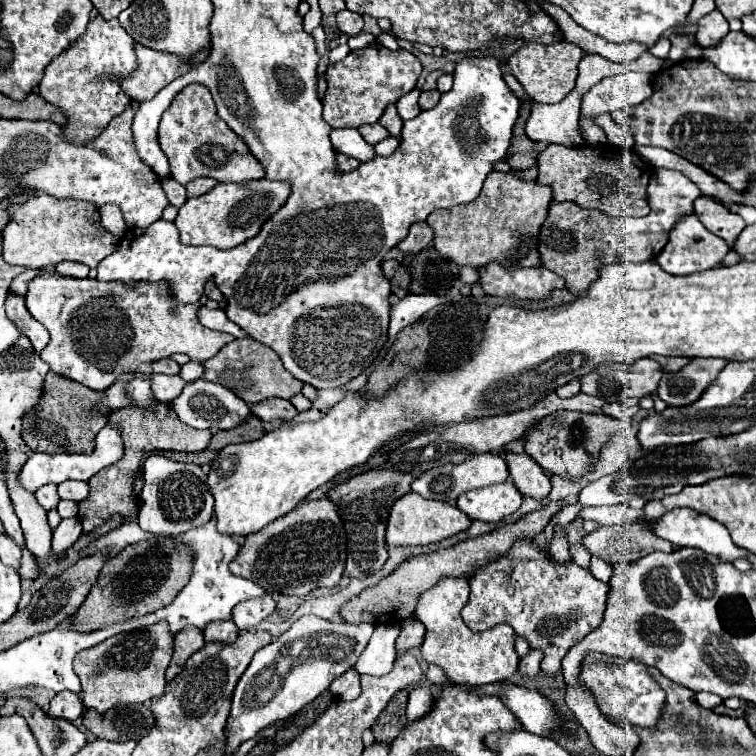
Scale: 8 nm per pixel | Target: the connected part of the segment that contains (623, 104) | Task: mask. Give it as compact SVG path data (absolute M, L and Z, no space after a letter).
M628 71L624 75L606 77L606 79L598 81L594 87L590 87L590 91L586 91L582 95L582 103L580 103L580 133L582 133L584 143L604 145L606 143L606 133L594 123L594 119L604 115L604 113L612 113L612 111L618 111L618 109L626 109L630 105L638 105L646 97L650 97L650 93L652 93L652 75L634 73L634 71Z

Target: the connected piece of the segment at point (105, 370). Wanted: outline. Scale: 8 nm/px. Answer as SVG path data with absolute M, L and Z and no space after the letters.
M42 271L28 283L28 293L24 299L30 315L36 321L40 321L52 337L46 349L40 351L40 357L50 365L54 373L78 381L94 391L104 391L118 379L118 375L126 371L136 371L140 363L152 363L156 359L170 357L174 353L186 353L192 361L202 363L214 357L224 345L234 341L234 337L228 333L204 327L198 319L198 309L202 307L202 303L182 305L170 295L168 281L156 281L156 283L138 281L134 285L126 285L122 281L98 281L90 277L76 279L76 277L64 277L56 271L54 273Z

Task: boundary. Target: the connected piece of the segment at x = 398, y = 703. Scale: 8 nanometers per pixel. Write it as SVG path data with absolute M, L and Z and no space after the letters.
M402 689L392 697L392 701L380 713L376 723L372 725L372 733L378 741L392 741L398 737L398 733L406 725L406 717L404 717L406 703L408 703L408 691Z

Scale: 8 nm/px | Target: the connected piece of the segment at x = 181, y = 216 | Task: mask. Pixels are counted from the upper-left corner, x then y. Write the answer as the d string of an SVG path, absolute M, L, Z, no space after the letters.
M244 181L244 183L218 183L206 195L188 199L174 219L184 245L210 245L216 249L232 249L258 235L264 221L270 219L290 197L292 185L286 181Z

